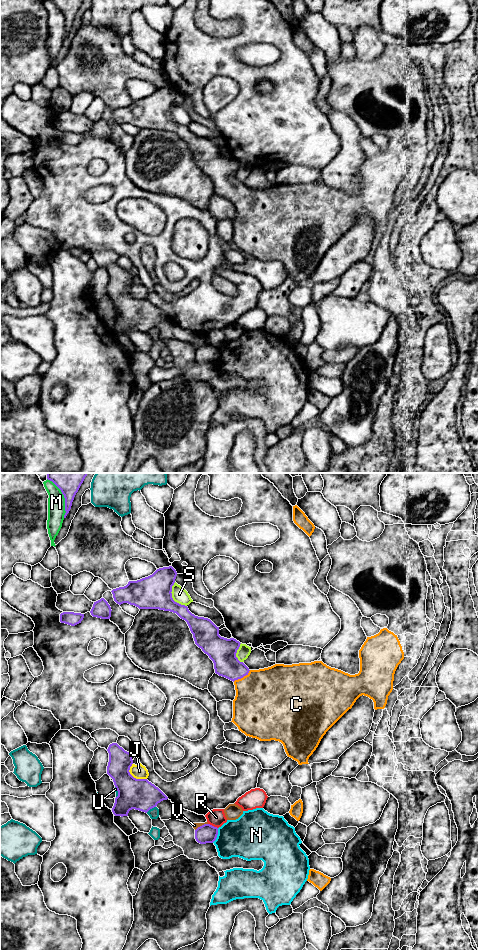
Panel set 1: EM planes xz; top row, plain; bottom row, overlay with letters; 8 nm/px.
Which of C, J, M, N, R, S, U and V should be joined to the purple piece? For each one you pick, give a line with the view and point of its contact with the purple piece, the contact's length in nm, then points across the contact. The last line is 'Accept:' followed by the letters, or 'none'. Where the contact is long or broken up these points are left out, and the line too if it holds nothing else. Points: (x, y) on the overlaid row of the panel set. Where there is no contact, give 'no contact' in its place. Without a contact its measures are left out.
C: xz (241, 677) | 170 nm | across xz (223, 652), (225, 661), (241, 677), (264, 698)
Accept: C

